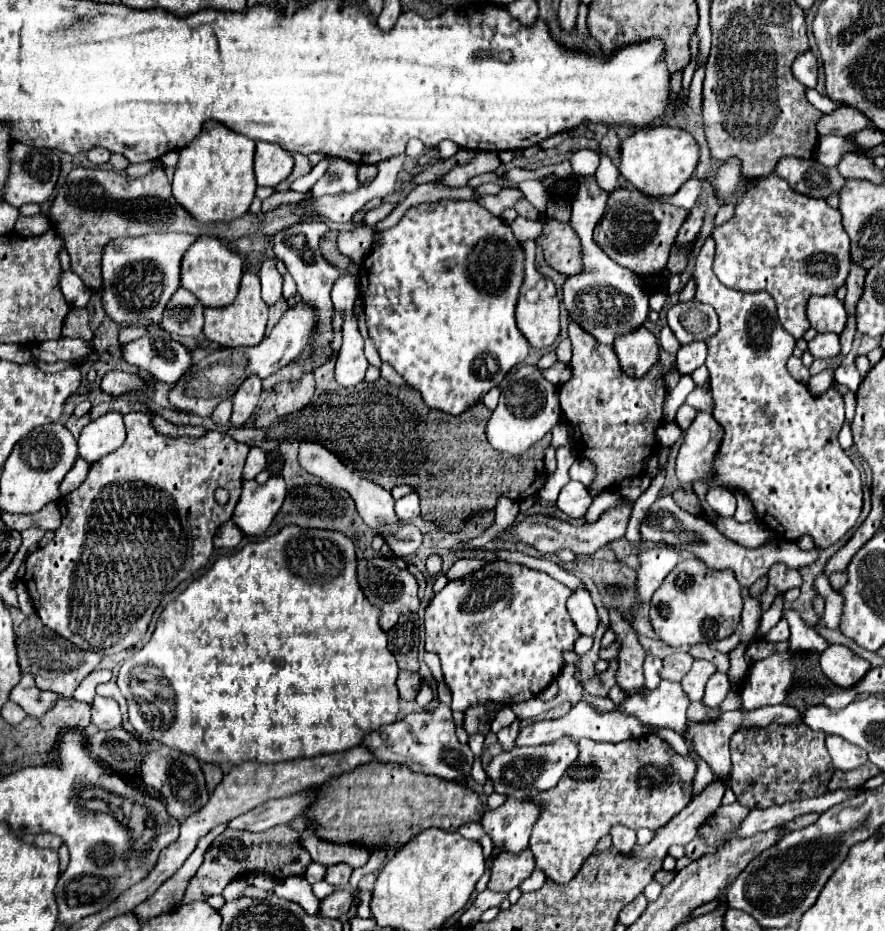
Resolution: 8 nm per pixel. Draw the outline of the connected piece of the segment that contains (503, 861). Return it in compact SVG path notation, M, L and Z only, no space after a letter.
M524 850L516 856L512 856L510 852L502 852L492 862L492 878L488 882L488 888L494 892L510 892L520 882L524 882L524 878L528 878L532 870L532 852Z

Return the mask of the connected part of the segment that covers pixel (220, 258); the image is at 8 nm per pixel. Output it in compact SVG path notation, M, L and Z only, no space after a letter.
M200 236L182 256L180 284L188 292L192 292L202 302L204 308L222 308L232 304L238 294L240 278L242 278L242 260L220 238Z

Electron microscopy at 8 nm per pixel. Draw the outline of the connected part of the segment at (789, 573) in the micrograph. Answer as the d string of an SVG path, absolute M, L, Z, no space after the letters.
M774 564L768 572L768 590L766 594L760 598L762 602L762 608L766 610L772 600L776 598L776 594L780 592L786 592L788 588L794 588L794 586L800 586L802 584L802 576L800 576L800 570L794 570L794 568L788 568L786 564Z

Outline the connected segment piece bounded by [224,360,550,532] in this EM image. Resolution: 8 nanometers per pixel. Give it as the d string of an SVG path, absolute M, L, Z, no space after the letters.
M328 360L324 366L316 368L314 372L316 372L314 374L316 394L306 408L292 412L284 418L276 418L268 428L260 428L260 430L230 428L224 432L228 432L238 442L244 442L248 446L258 446L264 452L274 450L282 440L298 440L298 442L316 440L318 444L328 446L330 452L334 452L346 466L352 466L356 474L376 482L384 490L392 490L398 484L414 486L422 498L420 516L426 522L432 522L446 532L460 532L466 526L466 520L478 516L482 510L492 512L500 496L520 502L530 496L536 496L546 484L548 472L544 468L544 452L550 446L550 434L544 436L540 444L524 452L524 456L500 454L490 446L486 438L486 424L488 424L488 418L492 416L492 410L488 410L482 402L476 402L472 408L468 408L468 412L462 412L460 416L452 416L448 412L436 412L428 408L422 402L420 392L416 392L414 388L410 386L398 388L388 384L384 378L380 378L374 384L362 382L358 386L344 388L334 380L334 360Z

